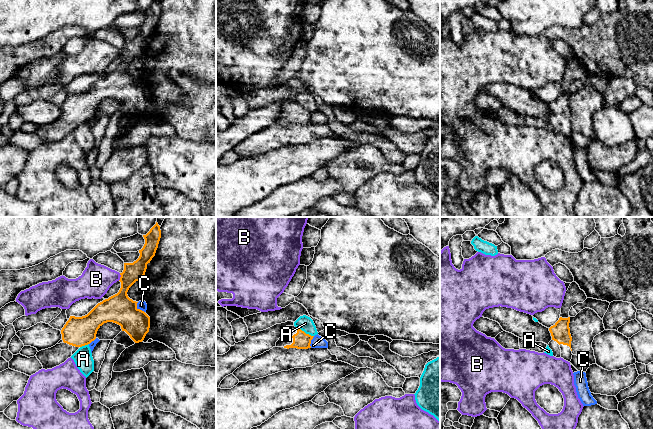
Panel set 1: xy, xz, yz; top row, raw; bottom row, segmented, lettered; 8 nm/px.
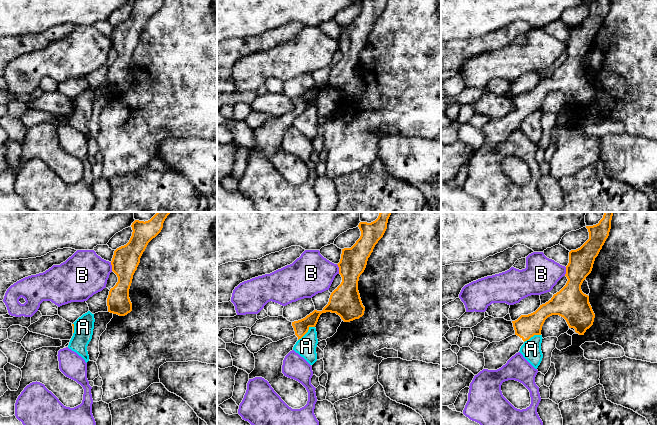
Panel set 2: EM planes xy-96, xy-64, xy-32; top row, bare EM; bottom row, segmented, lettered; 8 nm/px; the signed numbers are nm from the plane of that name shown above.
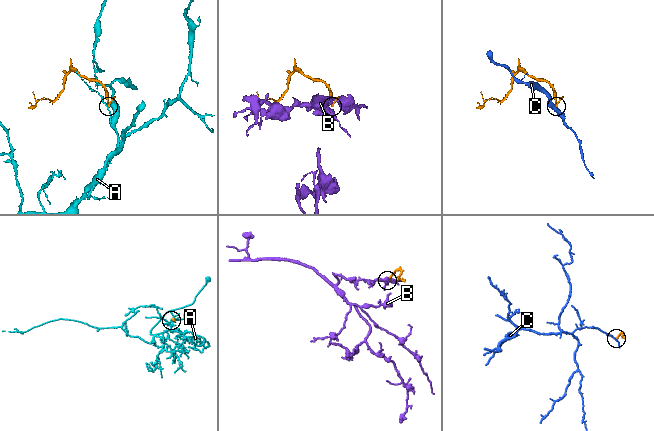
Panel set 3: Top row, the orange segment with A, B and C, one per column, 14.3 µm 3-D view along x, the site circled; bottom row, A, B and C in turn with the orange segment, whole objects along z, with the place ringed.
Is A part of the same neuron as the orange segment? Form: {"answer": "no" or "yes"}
{"answer": "no"}

